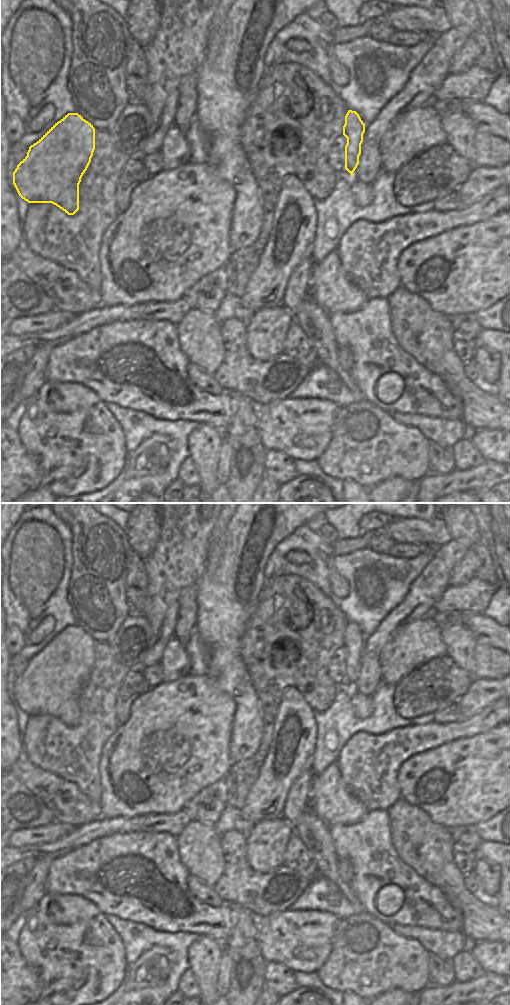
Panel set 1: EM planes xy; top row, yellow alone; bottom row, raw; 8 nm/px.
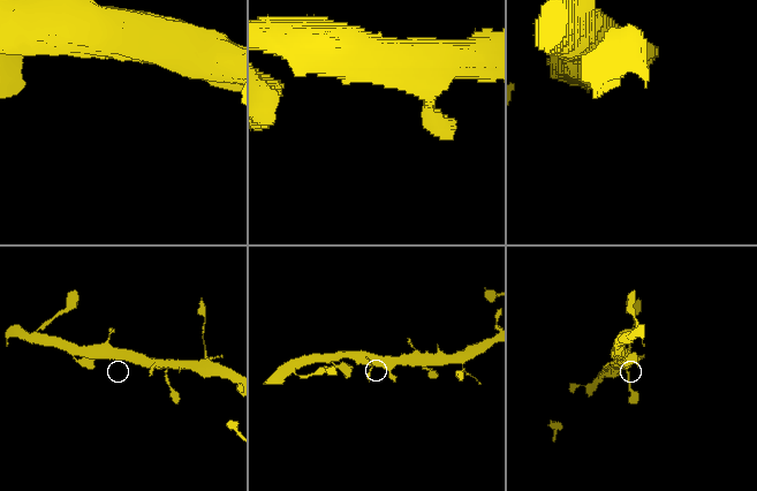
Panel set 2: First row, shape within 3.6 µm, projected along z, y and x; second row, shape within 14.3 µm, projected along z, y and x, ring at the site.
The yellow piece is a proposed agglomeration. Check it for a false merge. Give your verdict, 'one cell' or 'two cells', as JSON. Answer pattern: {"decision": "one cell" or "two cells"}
{"decision": "one cell"}

